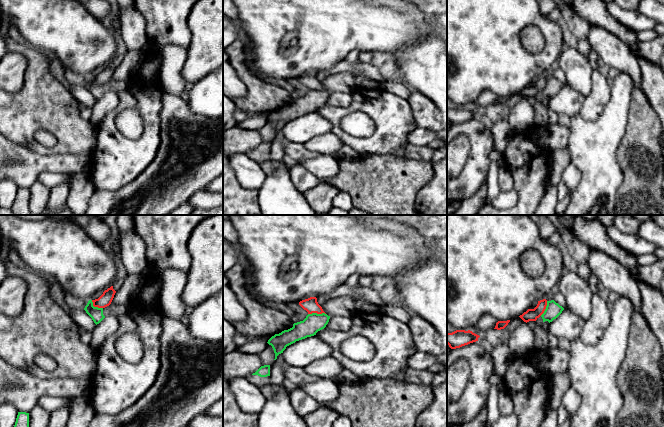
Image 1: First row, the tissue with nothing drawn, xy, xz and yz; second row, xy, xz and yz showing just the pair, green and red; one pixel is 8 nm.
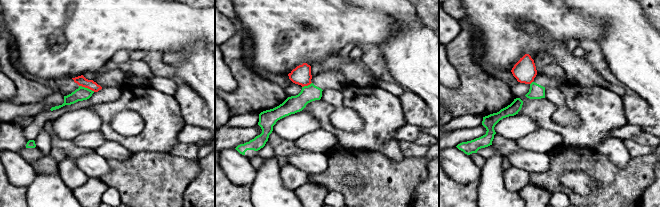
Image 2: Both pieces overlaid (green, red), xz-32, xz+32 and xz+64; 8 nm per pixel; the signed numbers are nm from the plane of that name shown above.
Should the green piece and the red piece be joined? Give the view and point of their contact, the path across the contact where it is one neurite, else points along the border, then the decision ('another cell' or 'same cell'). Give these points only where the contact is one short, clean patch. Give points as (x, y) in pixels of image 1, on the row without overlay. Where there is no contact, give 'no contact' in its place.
xz (316, 89) | along xz (325, 89), (308, 90) | another cell

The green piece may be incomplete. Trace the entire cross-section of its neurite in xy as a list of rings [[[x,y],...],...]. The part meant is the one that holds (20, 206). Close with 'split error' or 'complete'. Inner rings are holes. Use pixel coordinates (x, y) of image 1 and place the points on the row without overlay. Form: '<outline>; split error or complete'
[[[18,188],[16,198],[11,209],[15,215],[32,215],[29,209],[29,189]]]; complete

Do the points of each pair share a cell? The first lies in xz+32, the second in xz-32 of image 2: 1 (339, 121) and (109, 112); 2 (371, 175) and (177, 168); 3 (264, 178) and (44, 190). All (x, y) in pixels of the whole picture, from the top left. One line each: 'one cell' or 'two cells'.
1: two cells
2: one cell
3: one cell

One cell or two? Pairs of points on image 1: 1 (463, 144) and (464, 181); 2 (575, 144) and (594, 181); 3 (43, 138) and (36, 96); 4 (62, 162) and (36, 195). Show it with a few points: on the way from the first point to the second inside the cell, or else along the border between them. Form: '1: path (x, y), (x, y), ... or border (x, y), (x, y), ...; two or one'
1: border (470, 142), (468, 159), (457, 176); two
2: path (584, 153), (594, 163), (594, 172); one
3: border (34, 134), (40, 130), (48, 130), (57, 141); two
4: border (36, 181), (28, 188); two

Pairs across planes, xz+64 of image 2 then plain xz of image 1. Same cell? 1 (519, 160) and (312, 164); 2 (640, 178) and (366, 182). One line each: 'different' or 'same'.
1: same
2: same

